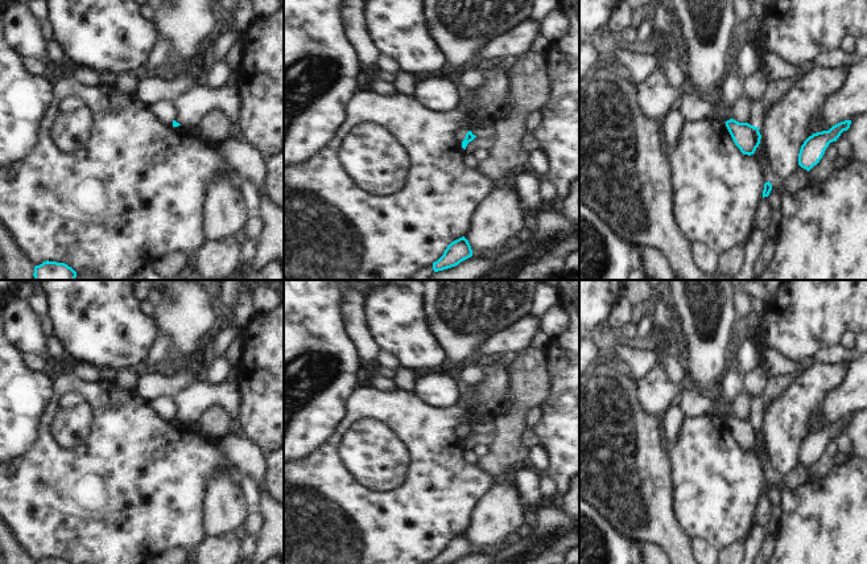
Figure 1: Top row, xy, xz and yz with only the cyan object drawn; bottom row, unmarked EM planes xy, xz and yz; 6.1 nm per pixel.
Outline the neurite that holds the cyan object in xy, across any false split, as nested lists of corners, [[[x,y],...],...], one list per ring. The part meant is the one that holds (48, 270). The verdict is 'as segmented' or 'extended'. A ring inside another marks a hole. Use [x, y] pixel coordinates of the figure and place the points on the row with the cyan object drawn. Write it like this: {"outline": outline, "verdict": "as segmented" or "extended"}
{"outline": [[[44,262],[34,267],[34,280],[75,280],[77,272],[65,263]]], "verdict": "as segmented"}

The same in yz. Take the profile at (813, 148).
{"outline": [[[851,120],[841,122],[829,131],[822,131],[809,136],[801,145],[798,165],[808,172],[819,162],[830,143],[837,141],[843,131],[850,128]]], "verdict": "as segmented"}

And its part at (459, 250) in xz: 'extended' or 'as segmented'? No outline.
as segmented

